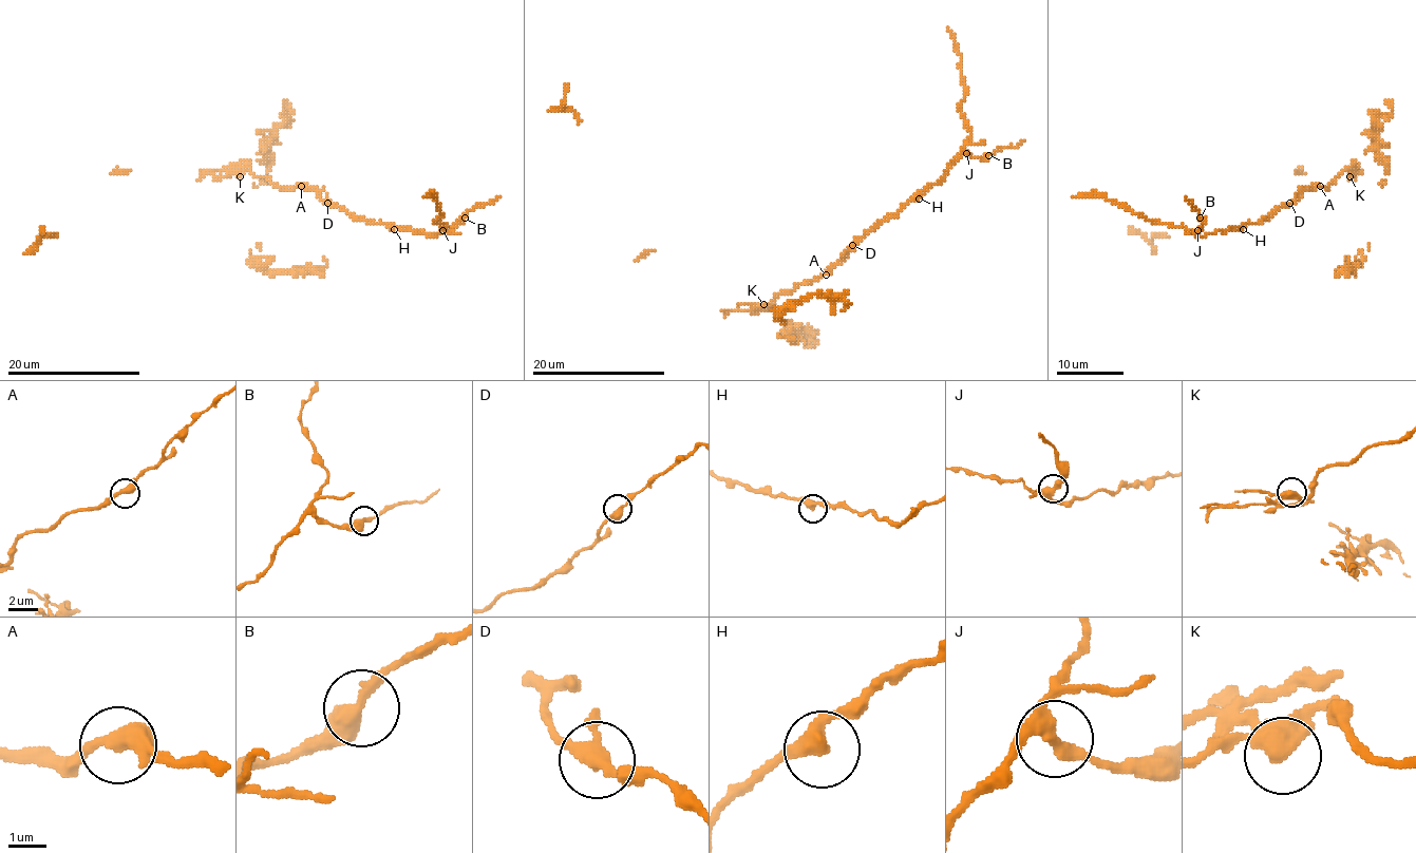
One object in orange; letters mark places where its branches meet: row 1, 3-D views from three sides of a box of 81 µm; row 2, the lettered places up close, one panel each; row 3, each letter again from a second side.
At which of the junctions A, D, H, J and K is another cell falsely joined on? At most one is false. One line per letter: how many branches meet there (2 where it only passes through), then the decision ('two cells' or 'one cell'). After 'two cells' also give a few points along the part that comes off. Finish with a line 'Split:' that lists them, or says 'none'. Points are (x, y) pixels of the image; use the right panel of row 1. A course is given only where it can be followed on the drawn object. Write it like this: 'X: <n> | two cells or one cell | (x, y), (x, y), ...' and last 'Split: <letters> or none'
A: 3 | one cell
D: 3 | one cell
H: 2 | one cell
J: 3 | two cells | (1197, 229), (1202, 224), (1200, 212), (1185, 197)
K: 3 | one cell
Split: J

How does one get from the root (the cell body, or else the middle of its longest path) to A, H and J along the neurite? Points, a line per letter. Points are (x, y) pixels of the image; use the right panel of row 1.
A: (1335, 179), (1326, 188), (1320, 186)
H: (1335, 179), (1326, 188), (1308, 188), (1272, 214), (1249, 223), (1243, 229)
J: (1335, 179), (1326, 188), (1308, 188), (1297, 200), (1283, 204), (1261, 221), (1205, 235), (1197, 234), (1197, 229)

